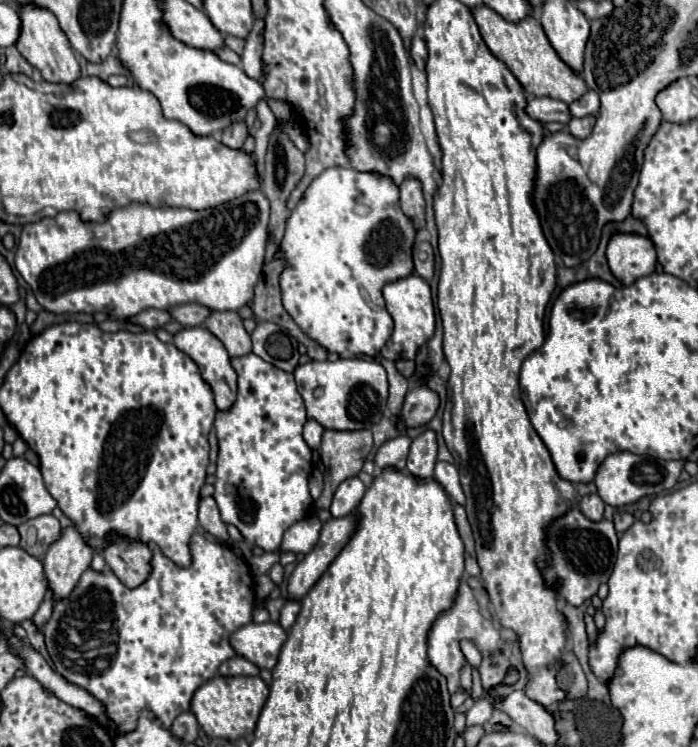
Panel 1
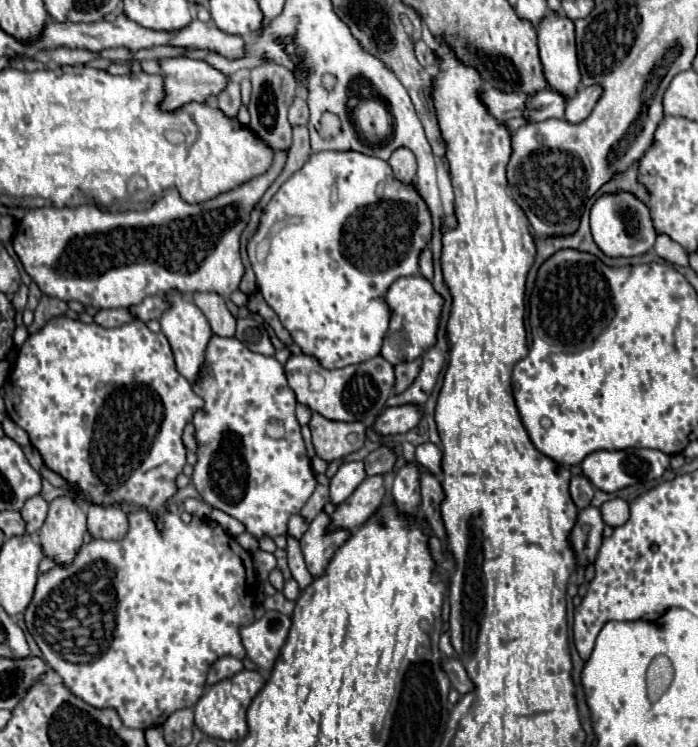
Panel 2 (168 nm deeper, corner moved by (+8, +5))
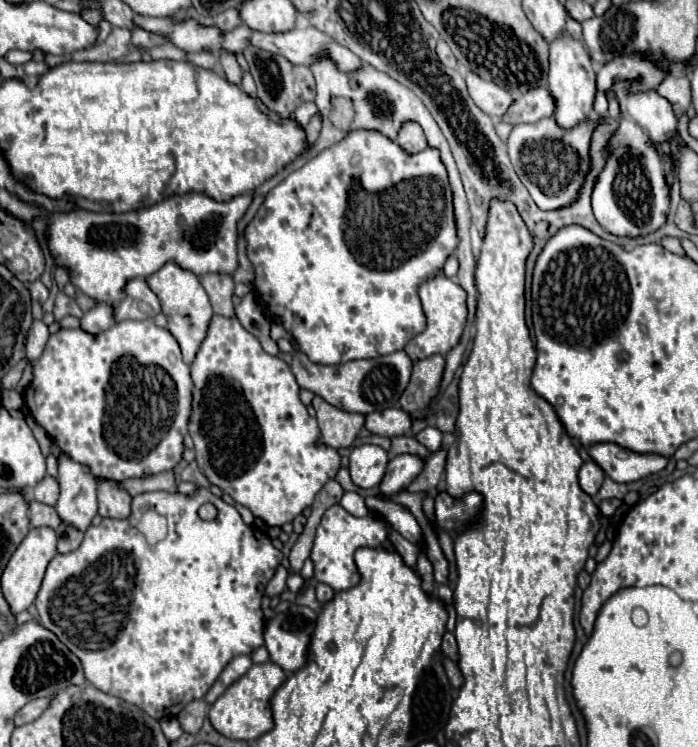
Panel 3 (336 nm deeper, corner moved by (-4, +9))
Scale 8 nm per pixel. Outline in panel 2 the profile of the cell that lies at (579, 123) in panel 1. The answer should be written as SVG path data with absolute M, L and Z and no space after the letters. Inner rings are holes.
M596 85L582 89L576 97L572 97L568 101L568 105L566 105L566 119L570 123L584 121L592 113L592 109L594 109L594 105L596 105L600 95L602 95L602 89L596 87Z

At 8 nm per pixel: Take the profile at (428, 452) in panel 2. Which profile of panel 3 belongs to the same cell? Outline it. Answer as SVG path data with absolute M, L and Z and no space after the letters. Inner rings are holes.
M428 425L428 427L424 427L424 429L416 435L416 439L418 439L428 451L438 451L438 449L442 447L442 439L444 439L444 435L442 435L440 429Z

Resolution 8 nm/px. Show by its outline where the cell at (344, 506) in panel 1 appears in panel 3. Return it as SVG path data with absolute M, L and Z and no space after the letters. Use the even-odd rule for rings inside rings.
M378 445L354 447L350 453L350 465L348 465L354 485L360 489L376 487L386 473L388 461L390 461L388 453Z

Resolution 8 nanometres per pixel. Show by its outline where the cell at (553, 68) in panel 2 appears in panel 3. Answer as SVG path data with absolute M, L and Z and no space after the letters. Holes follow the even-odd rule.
M564 35L556 39L554 43L550 43L548 91L552 93L556 101L554 119L562 129L572 129L578 123L588 119L594 105L594 97L596 97L596 71L582 41L576 41L570 35Z

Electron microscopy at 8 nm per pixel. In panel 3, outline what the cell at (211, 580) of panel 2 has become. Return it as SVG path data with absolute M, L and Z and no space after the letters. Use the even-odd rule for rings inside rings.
M196 487L194 495L182 495L182 493L168 493L168 491L152 491L152 493L142 493L136 495L132 499L132 513L128 519L102 519L102 523L98 527L90 525L86 529L84 541L78 549L64 553L64 555L56 555L46 569L42 587L38 591L36 597L36 609L40 615L40 623L50 629L80 661L84 667L84 675L86 681L92 683L94 687L98 687L100 691L120 697L124 701L128 701L130 705L136 705L138 709L142 709L144 713L148 713L154 719L164 719L164 717L176 717L186 703L194 701L194 699L202 699L206 695L206 691L212 687L212 683L218 679L218 675L222 673L222 669L228 665L228 661L234 657L234 649L238 655L250 655L256 647L264 645L262 633L264 633L264 615L260 609L262 597L264 597L264 589L268 585L268 581L274 577L280 561L282 561L282 553L272 545L270 537L264 535L264 531L256 531L254 527L246 525L238 513L238 509L234 505L224 503L220 497L212 495L210 489L206 487ZM204 503L214 503L218 509L218 517L214 521L204 521L198 517L198 509ZM154 509L162 515L166 515L168 519L168 535L166 539L158 541L156 545L148 545L144 535L138 533L136 523L142 517L144 511Z

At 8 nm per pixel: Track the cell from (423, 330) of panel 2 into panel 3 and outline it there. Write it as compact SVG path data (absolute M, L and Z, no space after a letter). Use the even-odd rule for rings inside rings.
M436 275L434 279L422 283L418 293L420 293L422 307L424 307L424 313L428 319L428 327L404 347L404 351L410 355L412 361L418 361L418 359L424 359L424 357L430 357L436 353L446 355L452 347L458 345L464 325L466 325L466 317L468 317L464 289L460 289L460 285L454 283L452 279L448 279L446 275Z

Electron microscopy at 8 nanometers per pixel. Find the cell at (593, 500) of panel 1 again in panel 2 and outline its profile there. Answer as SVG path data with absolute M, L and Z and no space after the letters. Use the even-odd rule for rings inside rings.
M572 477L570 495L572 495L572 501L576 503L576 507L584 509L590 505L590 501L594 497L594 487L586 477Z

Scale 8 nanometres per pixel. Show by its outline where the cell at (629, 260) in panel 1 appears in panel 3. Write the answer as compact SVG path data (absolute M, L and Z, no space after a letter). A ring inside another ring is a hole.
M626 79L612 83L612 93L616 95L616 99L620 103L620 125L612 133L612 137L606 145L606 153L608 153L606 165L604 165L602 173L596 177L596 183L592 189L592 211L594 211L596 221L608 233L614 233L620 237L648 235L666 223L668 209L670 209L670 187L672 187L674 167L676 167L676 161L670 155L660 155L652 147L654 139L658 145L662 145L662 143L674 139L678 133L678 117L676 117L672 105L668 99L660 97L660 93L656 93L656 89L632 91L634 83L636 81L626 81Z

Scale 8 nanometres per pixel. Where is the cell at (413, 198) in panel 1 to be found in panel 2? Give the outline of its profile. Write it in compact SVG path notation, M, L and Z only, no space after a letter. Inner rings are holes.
M396 149L390 157L390 167L394 169L394 177L398 181L404 181L404 185L414 183L416 179L416 157L410 149Z

